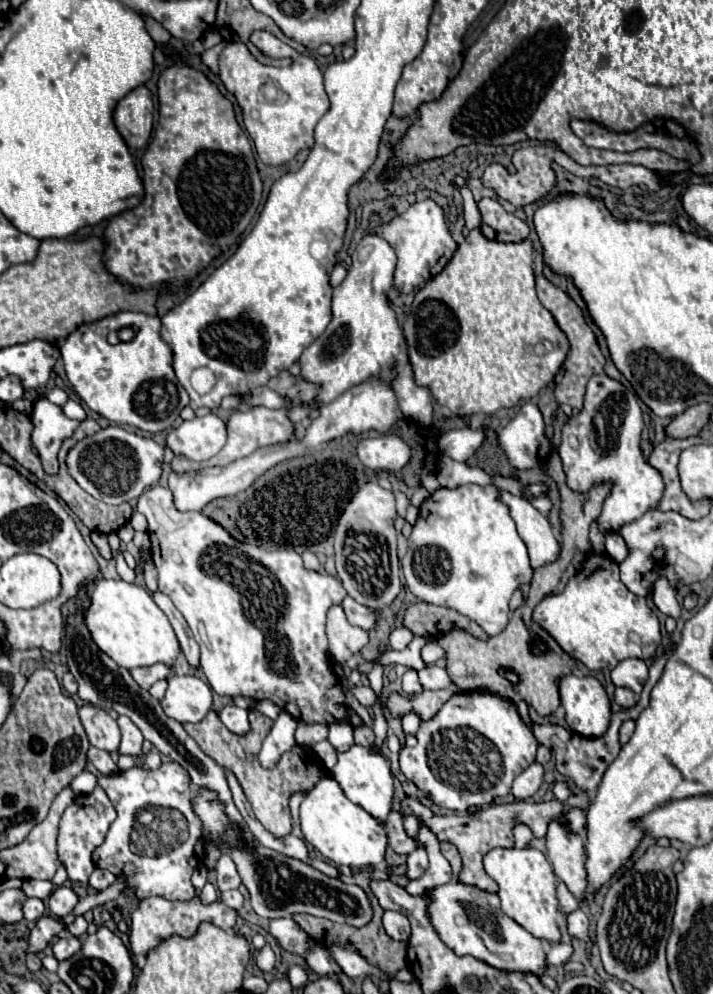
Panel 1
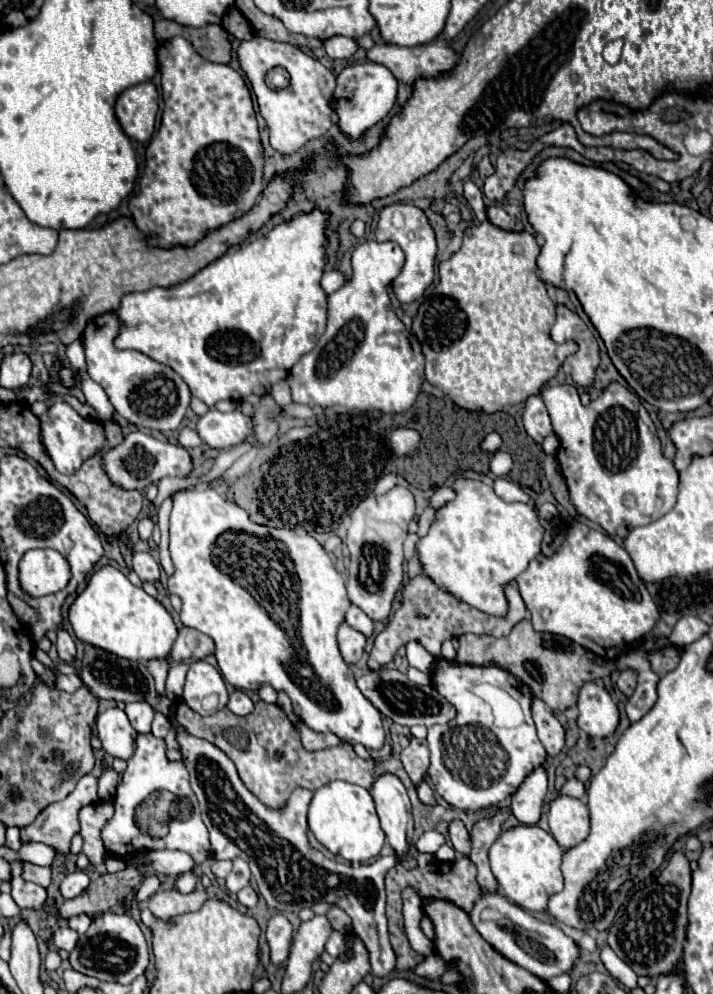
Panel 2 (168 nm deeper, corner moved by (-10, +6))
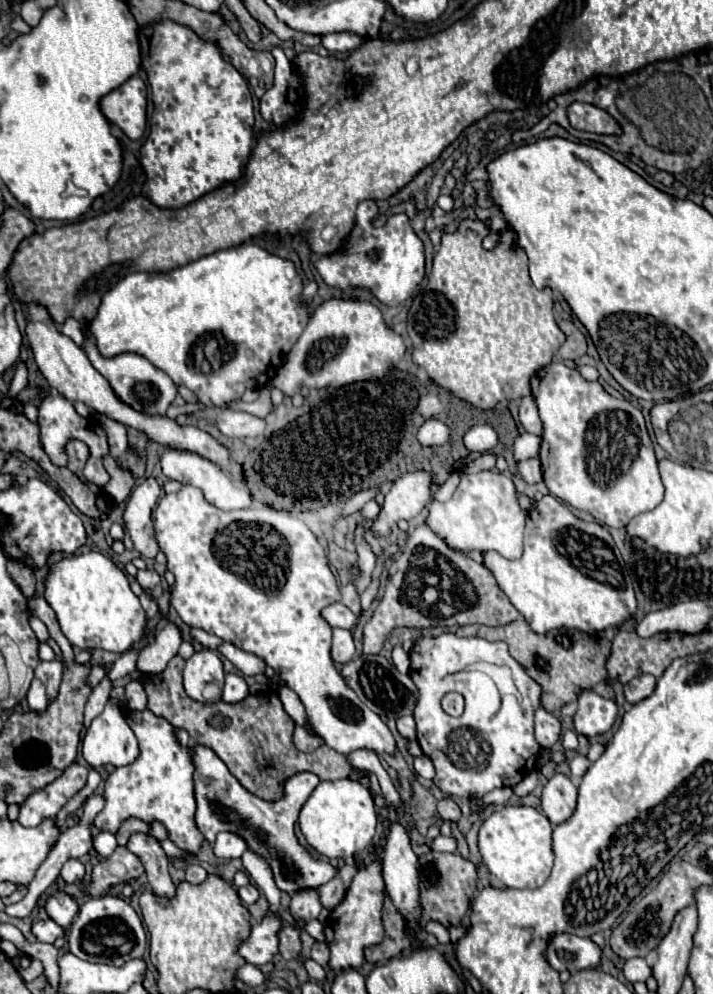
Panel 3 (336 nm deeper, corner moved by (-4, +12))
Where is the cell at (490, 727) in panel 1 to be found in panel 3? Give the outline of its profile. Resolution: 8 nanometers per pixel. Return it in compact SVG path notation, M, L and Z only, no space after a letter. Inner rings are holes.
M442 634L436 638L422 636L414 642L410 662L412 662L410 676L420 690L418 708L414 710L418 726L418 742L422 752L432 760L436 768L434 784L446 796L482 798L494 788L518 784L528 772L536 768L536 762L540 758L540 744L534 738L532 714L540 706L540 686L508 654L508 646L504 642L488 642L482 638L458 638L456 634ZM494 666L506 666L512 672L512 680L516 686L498 688L494 684ZM448 692L458 692L466 700L466 710L460 718L452 718L440 708L440 700Z

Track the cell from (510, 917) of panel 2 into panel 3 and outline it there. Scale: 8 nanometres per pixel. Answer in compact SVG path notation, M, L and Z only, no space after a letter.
M554 934L548 940L544 958L554 970L582 970L592 968L600 962L600 948L590 938L580 938L574 934Z

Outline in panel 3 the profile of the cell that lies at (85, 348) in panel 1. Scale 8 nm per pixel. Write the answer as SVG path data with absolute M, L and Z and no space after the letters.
M88 336L84 340L82 348L84 348L88 360L92 362L92 366L108 380L110 388L114 390L114 394L118 396L120 402L124 402L130 408L134 408L136 412L142 412L148 416L166 416L168 406L174 402L174 398L178 394L178 386L170 380L170 376L166 376L160 368L150 364L144 356L138 356L132 352L124 352L124 354L118 354L112 358L104 358L100 354L100 350L96 348L96 340L92 336Z

